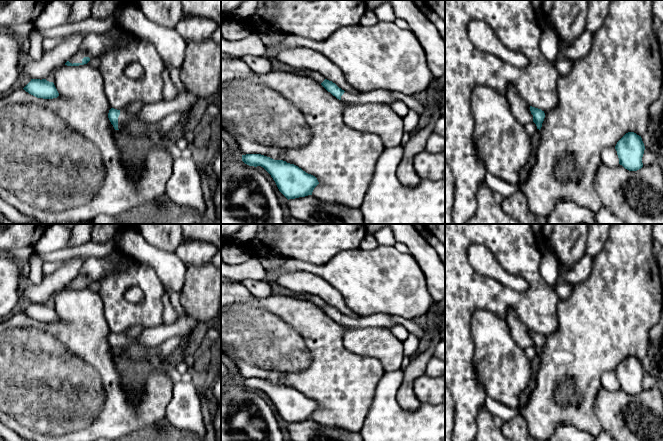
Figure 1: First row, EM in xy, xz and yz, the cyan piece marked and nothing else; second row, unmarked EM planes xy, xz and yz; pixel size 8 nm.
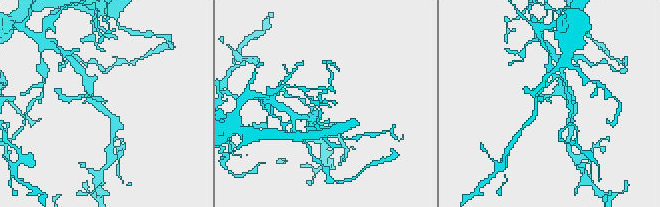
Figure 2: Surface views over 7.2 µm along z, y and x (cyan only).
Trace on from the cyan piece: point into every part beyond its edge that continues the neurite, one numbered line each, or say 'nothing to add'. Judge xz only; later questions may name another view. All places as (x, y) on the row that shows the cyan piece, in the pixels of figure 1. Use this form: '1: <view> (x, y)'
1: xz (377, 95)

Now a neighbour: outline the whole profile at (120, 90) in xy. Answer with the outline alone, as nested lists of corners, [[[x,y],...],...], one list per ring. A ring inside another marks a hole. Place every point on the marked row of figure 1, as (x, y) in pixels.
[[[117,23],[104,35],[118,44],[98,58],[98,69],[111,108],[121,110],[136,100],[141,100],[144,105],[162,100],[161,73],[165,64],[155,46],[148,40],[133,37],[130,31]],[[132,62],[139,63],[144,69],[143,76],[138,80],[125,74],[125,68]]]

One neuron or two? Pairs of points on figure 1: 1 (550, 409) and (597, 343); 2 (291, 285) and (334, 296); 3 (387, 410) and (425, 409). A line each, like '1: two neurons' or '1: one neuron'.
1: one neuron
2: one neuron
3: one neuron

